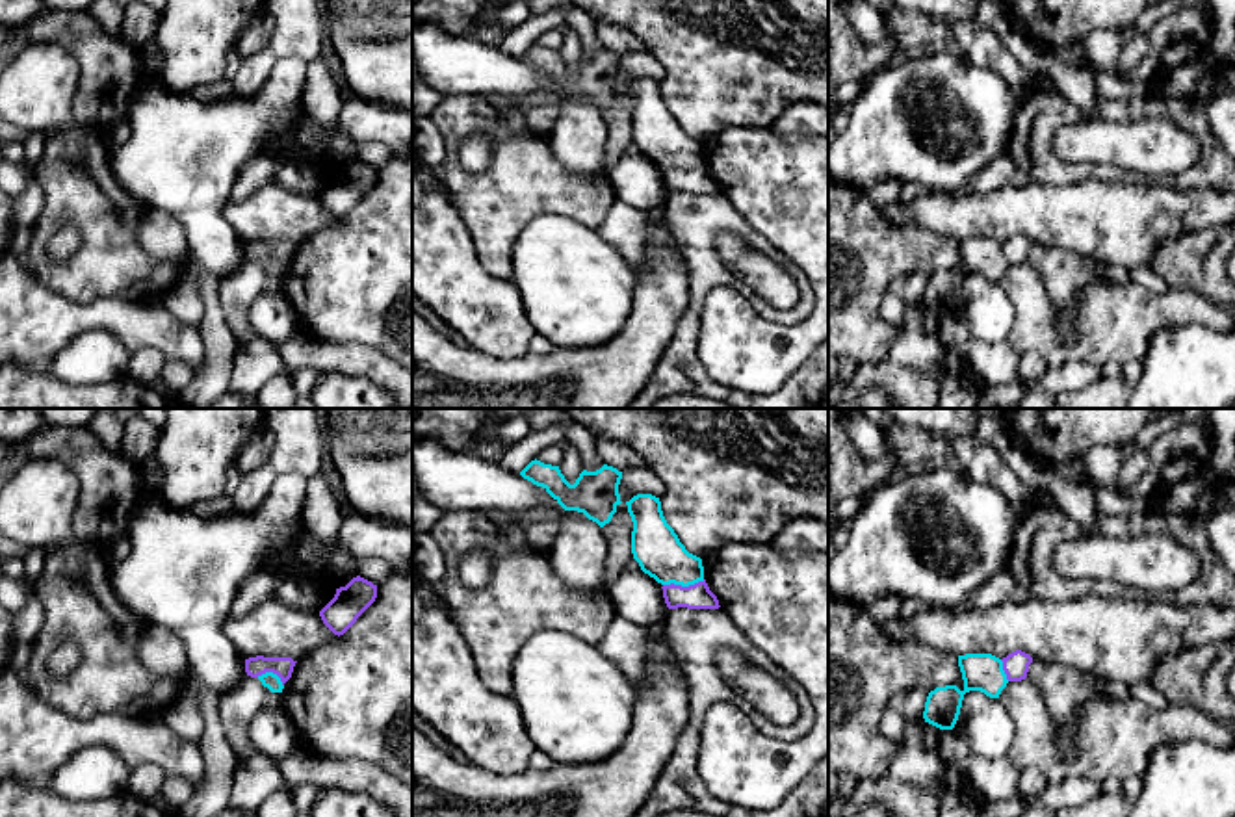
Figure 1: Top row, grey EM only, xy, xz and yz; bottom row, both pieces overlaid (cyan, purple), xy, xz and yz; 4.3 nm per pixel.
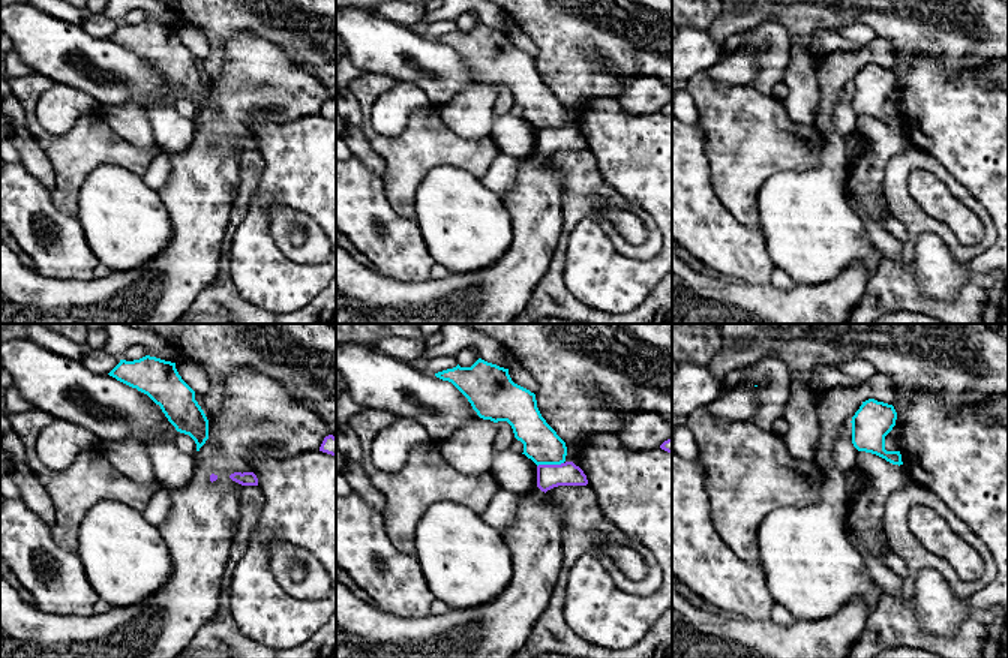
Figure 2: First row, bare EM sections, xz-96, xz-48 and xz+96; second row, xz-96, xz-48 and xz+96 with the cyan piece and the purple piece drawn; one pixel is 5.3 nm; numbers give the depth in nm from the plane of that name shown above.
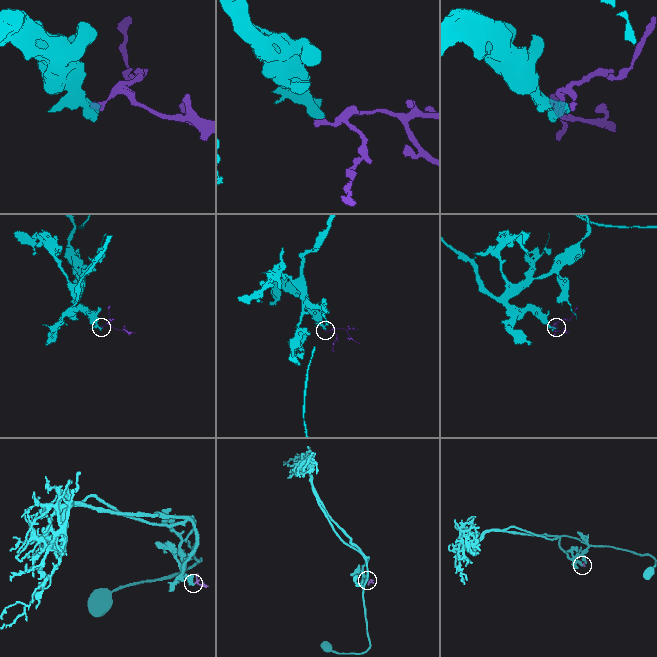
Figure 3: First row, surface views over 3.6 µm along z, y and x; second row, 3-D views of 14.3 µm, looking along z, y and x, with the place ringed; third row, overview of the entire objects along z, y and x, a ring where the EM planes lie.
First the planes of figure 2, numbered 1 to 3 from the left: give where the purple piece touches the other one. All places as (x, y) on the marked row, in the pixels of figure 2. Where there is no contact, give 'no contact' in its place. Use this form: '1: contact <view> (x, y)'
1: no contact
2: contact xz-48 (549, 463)
3: no contact

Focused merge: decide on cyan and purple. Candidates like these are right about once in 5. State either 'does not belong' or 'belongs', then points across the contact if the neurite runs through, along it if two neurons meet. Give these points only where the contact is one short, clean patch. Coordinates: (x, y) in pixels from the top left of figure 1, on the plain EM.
does not belong | along xz (704, 164), (693, 169), (663, 169)

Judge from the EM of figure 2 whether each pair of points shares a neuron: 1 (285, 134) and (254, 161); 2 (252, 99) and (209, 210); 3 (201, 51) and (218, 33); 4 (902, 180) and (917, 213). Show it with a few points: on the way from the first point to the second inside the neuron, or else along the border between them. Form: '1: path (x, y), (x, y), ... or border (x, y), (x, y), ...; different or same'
1: border (258, 150), (263, 159), (263, 176), (255, 189); different
2: path (225, 126), (224, 155), (209, 176), (209, 183); same
3: border (182, 23), (194, 27), (206, 39), (206, 57); different
4: path (902, 189), (902, 201), (908, 207); same

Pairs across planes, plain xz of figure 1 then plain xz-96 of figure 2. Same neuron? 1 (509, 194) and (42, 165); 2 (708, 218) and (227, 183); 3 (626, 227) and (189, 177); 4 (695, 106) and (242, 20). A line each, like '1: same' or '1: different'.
1: different
2: different
3: different
4: same

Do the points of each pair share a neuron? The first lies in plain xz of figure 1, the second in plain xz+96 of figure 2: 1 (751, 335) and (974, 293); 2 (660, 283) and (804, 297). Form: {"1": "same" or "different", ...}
{"1": "different", "2": "same"}

